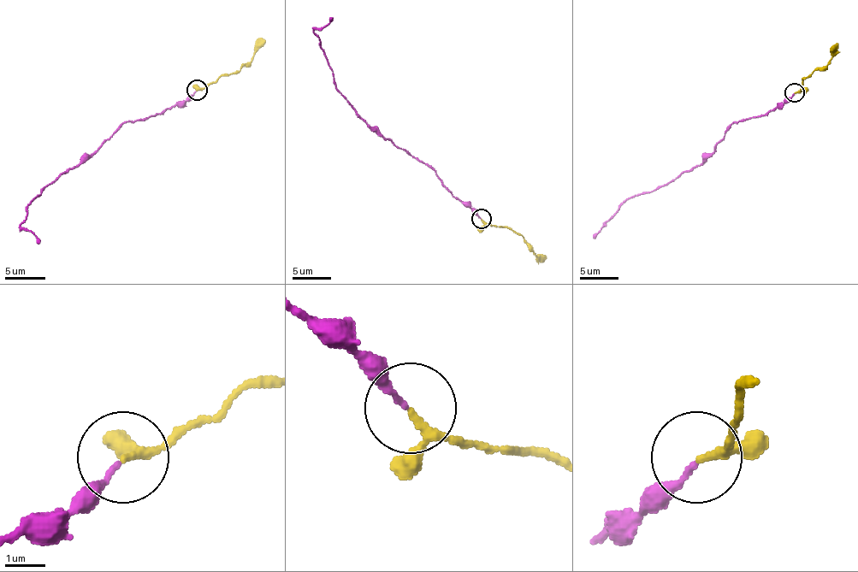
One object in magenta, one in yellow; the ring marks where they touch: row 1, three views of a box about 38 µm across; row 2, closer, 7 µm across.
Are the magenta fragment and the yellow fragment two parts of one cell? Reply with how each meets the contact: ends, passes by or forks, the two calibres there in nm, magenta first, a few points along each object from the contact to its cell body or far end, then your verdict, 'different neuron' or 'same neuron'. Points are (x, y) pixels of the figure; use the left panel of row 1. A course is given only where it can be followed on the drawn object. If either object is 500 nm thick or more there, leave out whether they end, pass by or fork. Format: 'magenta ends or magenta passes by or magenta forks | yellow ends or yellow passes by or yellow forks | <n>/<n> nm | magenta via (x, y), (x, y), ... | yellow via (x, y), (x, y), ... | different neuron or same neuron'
magenta ends | yellow passes by | 140/160 nm | magenta via (195, 91), (158, 114), (126, 120), (83, 162), (44, 188), (32, 200), (20, 225), (30, 231), (40, 243) | yellow via (197, 91), (221, 76), (233, 74), (252, 60), (256, 44), (263, 38) | same neuron

